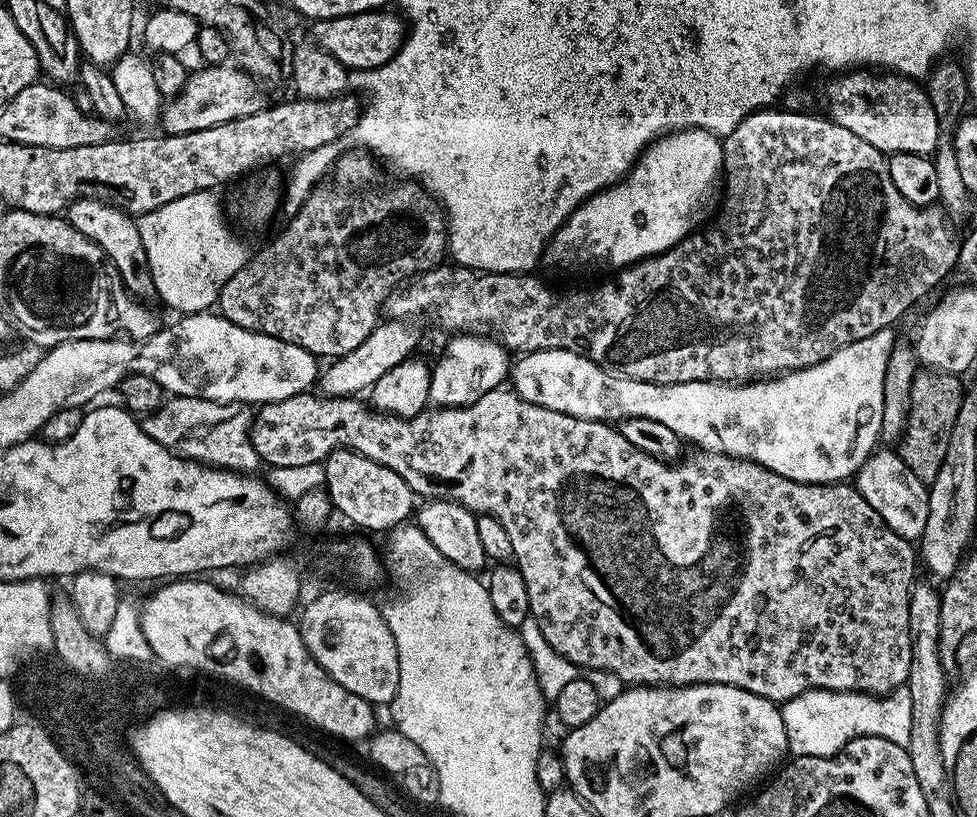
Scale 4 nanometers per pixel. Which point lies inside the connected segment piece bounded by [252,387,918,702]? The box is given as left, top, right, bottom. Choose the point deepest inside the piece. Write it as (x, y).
(712, 570)

